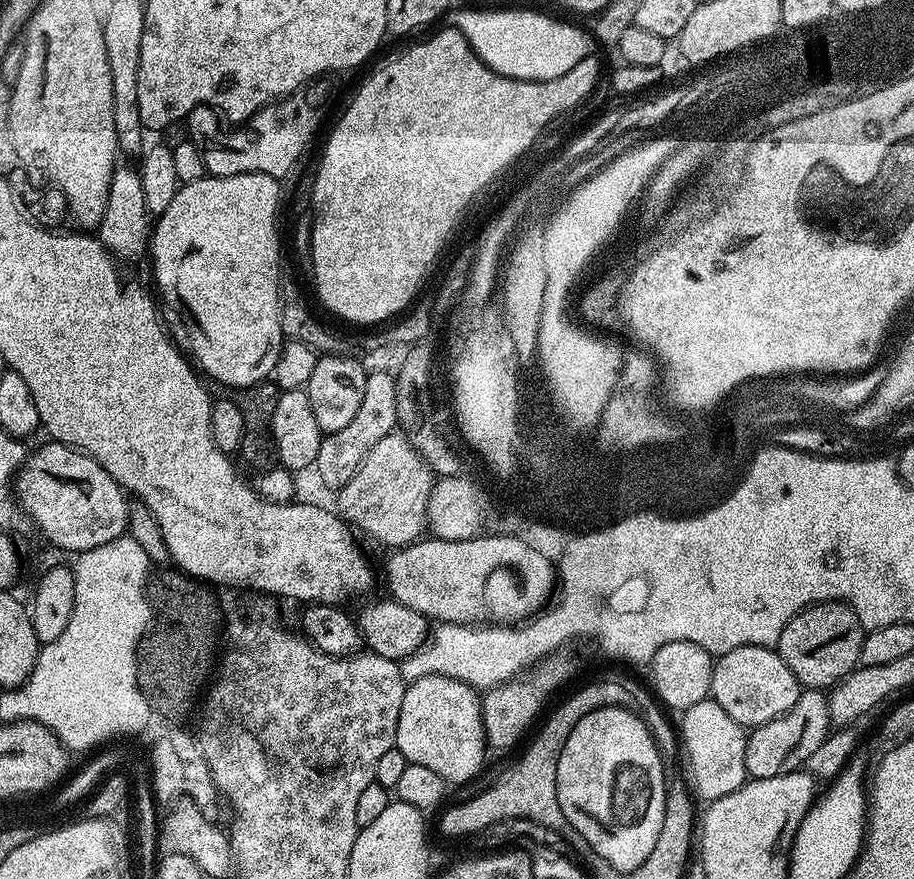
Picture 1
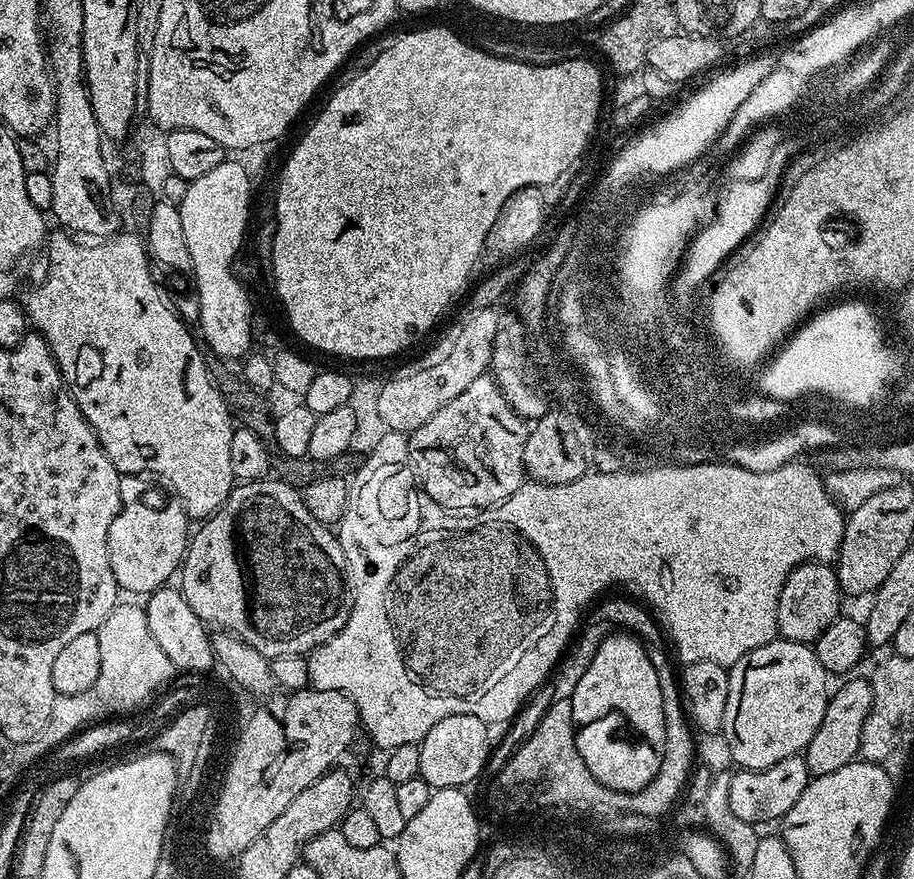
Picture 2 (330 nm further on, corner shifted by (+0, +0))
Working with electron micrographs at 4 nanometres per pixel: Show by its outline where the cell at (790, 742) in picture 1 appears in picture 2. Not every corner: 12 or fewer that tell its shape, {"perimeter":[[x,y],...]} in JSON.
{"perimeter":[[867,679],[829,695],[802,755],[812,776],[859,757],[872,705]]}

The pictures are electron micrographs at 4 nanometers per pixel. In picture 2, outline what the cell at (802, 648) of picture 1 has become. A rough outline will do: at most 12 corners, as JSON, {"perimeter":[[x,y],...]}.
{"perimeter":[[828,562],[799,564],[778,598],[776,630],[815,645],[842,615]]}

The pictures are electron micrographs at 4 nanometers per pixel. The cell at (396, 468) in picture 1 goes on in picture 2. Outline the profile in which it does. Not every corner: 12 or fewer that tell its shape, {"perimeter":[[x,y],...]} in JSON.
{"perimeter":[[492,374],[407,437],[449,512],[525,483],[530,428]]}

